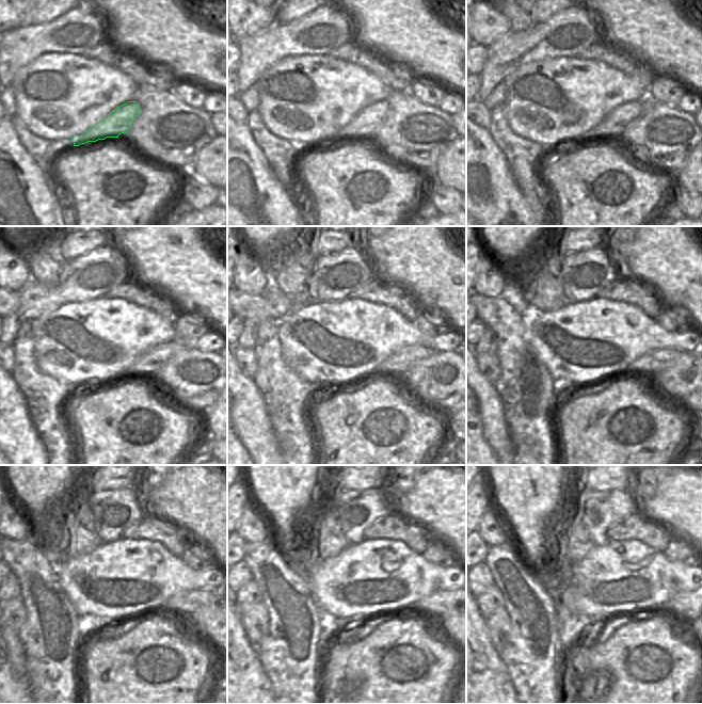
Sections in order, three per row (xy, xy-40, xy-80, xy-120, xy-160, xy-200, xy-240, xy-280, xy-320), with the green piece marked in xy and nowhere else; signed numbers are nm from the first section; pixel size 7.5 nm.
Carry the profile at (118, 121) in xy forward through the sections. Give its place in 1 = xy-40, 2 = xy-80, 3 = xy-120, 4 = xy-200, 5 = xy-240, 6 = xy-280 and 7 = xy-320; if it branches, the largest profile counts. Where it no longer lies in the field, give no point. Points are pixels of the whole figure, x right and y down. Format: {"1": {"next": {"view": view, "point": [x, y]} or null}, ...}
{"1": {"next": {"view": "xy-40", "point": [367, 121]}}, "2": {"next": {"view": "xy-80", "point": [616, 122]}}, "3": {"next": {"view": "xy-120", "point": [152, 360]}}, "4": {"next": {"view": "xy-200", "point": [660, 358]}}, "5": {"next": {"view": "xy-240", "point": [189, 601]}}, "6": {"next": {"view": "xy-280", "point": [444, 601]}}, "7": {"next": {"view": "xy-320", "point": [681, 604]}}}

